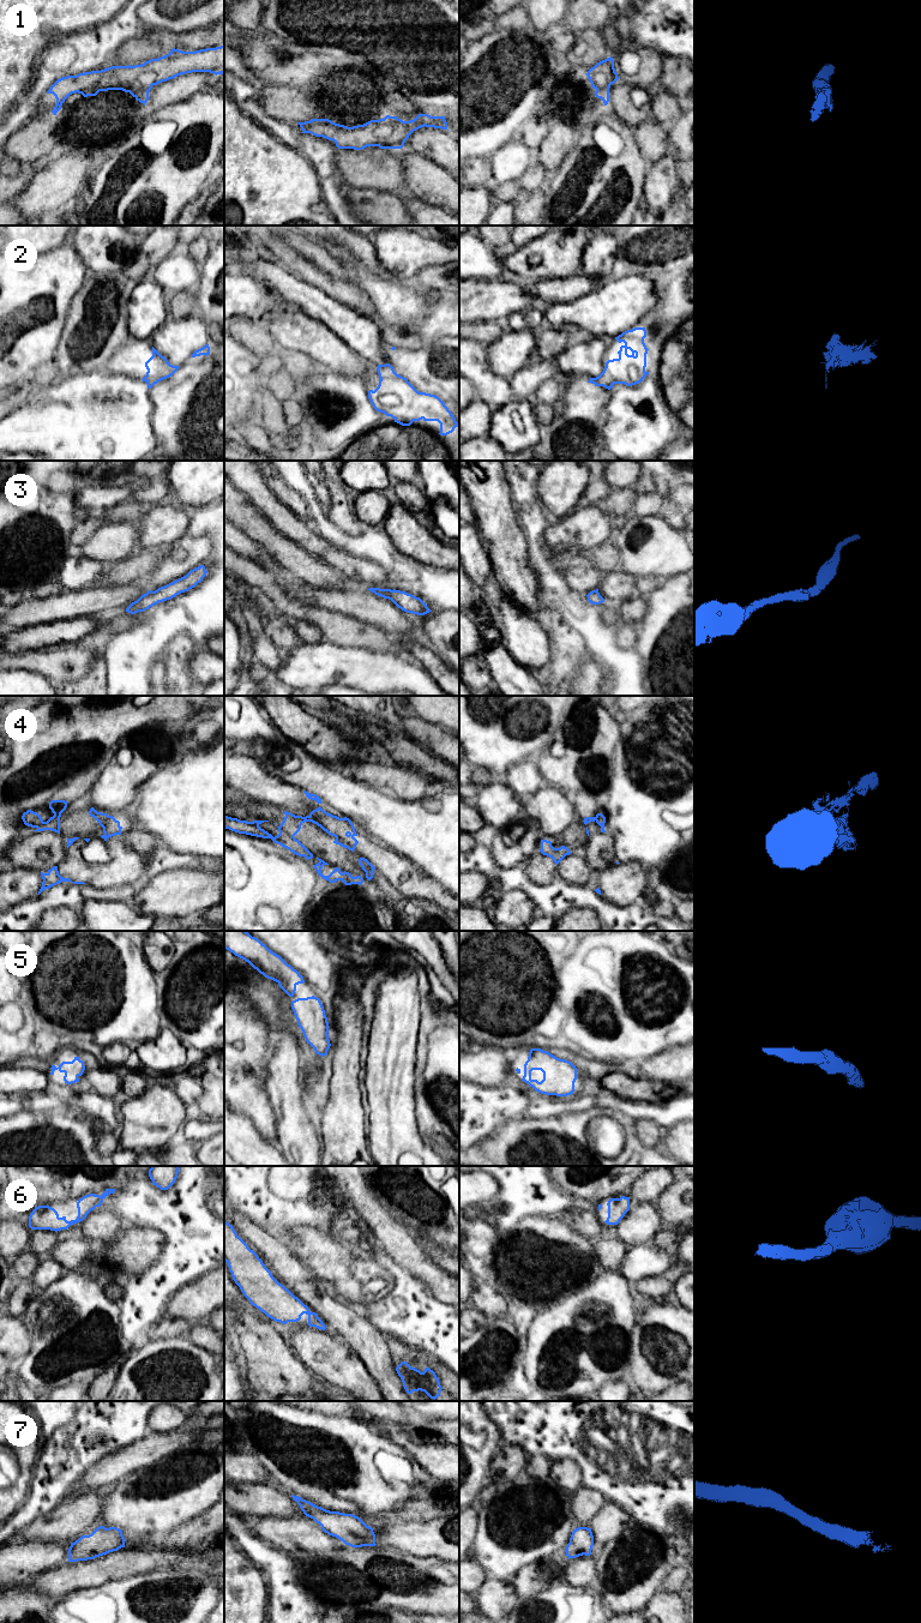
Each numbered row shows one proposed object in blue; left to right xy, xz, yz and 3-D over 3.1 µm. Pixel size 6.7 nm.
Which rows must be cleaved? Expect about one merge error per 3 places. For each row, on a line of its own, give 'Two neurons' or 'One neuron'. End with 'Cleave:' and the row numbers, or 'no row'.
1: One neuron
2: One neuron
3: One neuron
4: Two neurons
5: One neuron
6: One neuron
7: One neuron
Cleave: 4

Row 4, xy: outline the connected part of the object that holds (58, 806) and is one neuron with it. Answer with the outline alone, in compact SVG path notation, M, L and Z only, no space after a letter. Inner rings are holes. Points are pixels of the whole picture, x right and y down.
M52 800L49 803L49 809L54 813L47 822L42 822L38 824L36 830L34 831L43 831L43 830L52 830L60 834L60 817L61 813L66 810L67 801L65 800Z

